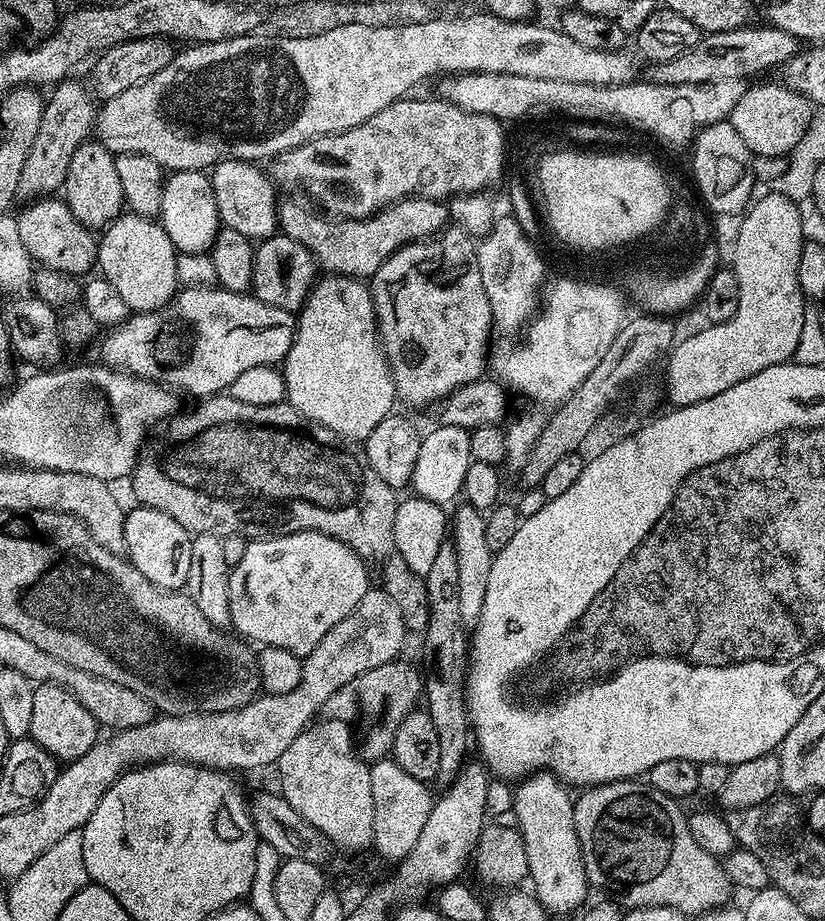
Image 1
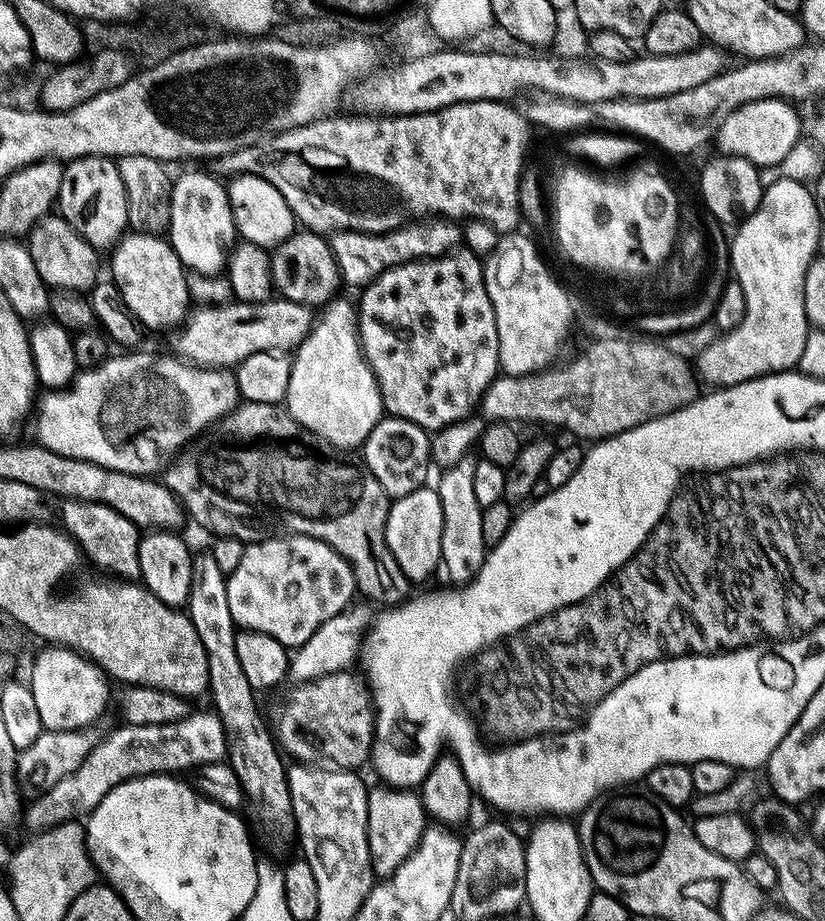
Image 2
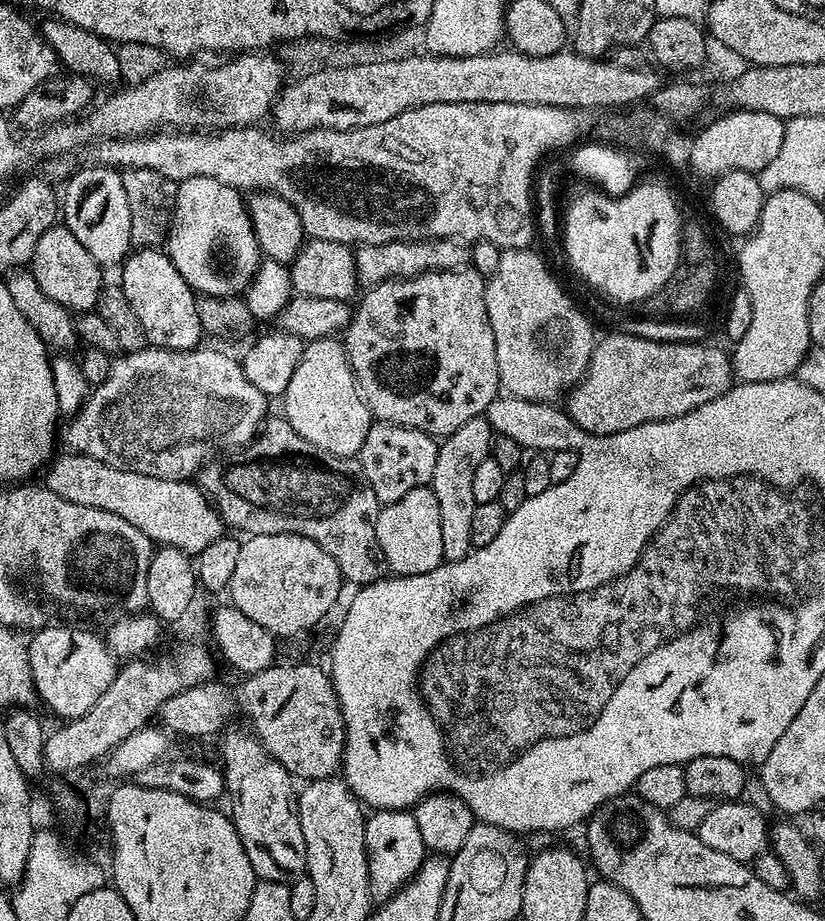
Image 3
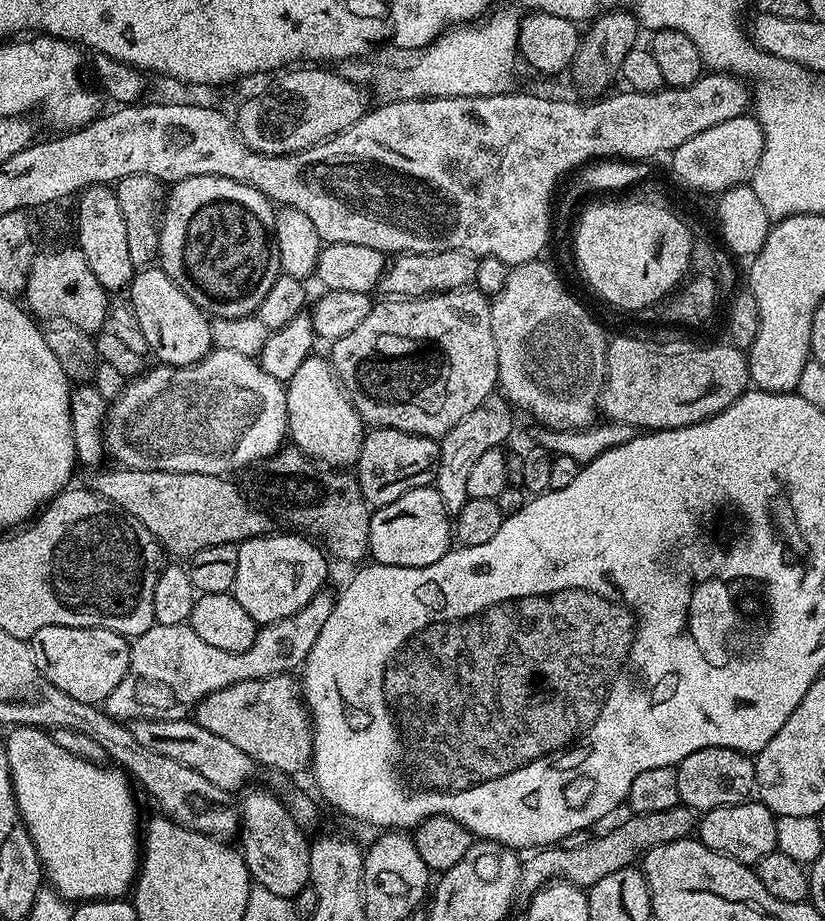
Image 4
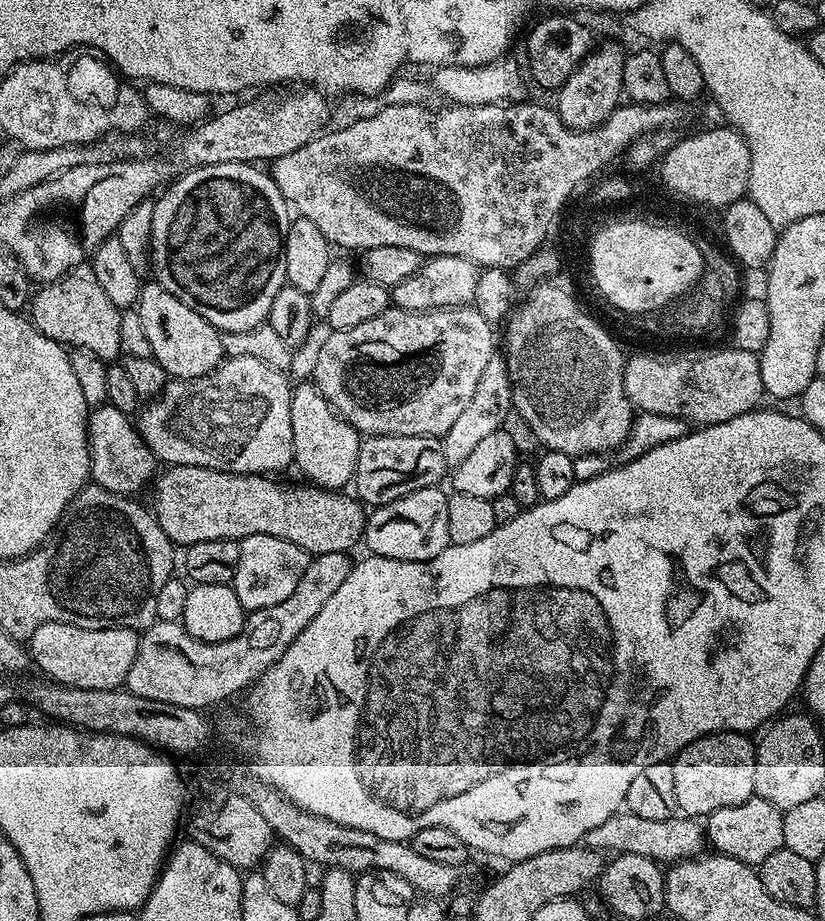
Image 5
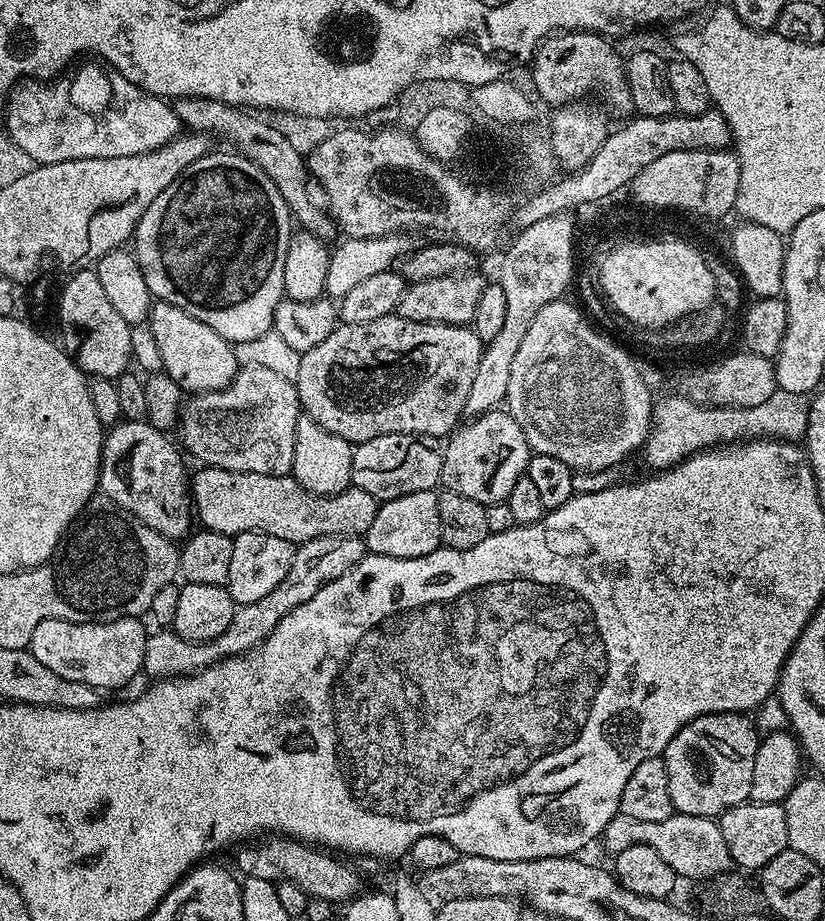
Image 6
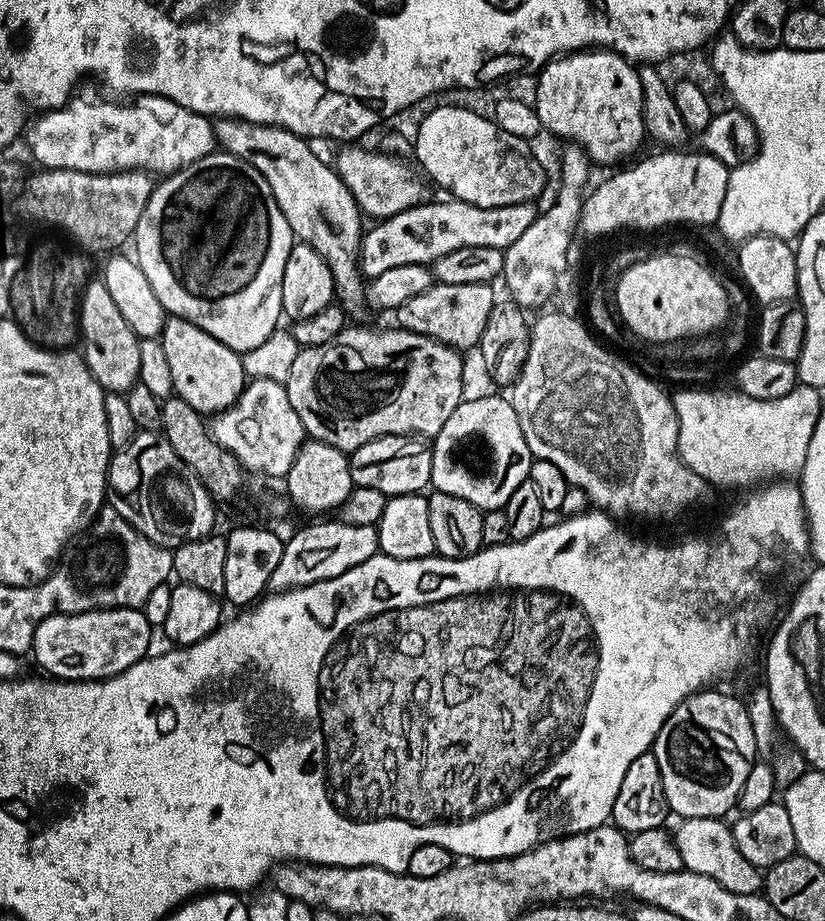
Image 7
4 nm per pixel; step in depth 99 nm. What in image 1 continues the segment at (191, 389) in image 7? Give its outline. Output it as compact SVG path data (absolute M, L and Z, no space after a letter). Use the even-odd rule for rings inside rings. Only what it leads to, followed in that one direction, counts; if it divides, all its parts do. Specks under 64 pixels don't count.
M121 214L99 233L96 245L96 263L98 272L103 279L118 290L118 294L125 300L129 313L156 312L166 306L176 296L180 279L176 273L176 247L170 242L164 225L155 219L145 216Z

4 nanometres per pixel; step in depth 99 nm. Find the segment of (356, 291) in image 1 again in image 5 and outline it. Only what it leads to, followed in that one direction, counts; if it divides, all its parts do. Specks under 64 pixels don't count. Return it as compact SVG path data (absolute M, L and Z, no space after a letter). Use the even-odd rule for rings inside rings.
M315 383L296 384L292 389L292 401L290 402L290 426L294 426L294 450L292 459L295 467L300 467L300 472L305 476L305 481L311 482L318 488L329 490L344 490L353 483L356 475L356 463L358 462L358 450L360 449L361 433L350 426L342 417L336 413L326 402L326 398Z

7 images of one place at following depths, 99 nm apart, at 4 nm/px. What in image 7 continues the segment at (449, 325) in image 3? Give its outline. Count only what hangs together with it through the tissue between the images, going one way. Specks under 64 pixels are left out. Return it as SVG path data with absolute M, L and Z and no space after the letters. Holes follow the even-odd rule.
M346 326L326 346L301 348L286 382L290 406L302 418L305 433L313 440L334 446L346 454L383 436L434 438L446 426L450 414L465 399L464 360L459 351L434 338L414 334L399 326L352 328Z

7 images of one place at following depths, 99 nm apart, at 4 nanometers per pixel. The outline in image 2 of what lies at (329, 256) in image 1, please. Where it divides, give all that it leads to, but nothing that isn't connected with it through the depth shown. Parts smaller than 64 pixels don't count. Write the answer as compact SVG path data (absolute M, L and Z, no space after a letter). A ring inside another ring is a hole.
M428 216L404 224L393 232L334 232L330 243L332 254L338 264L340 279L355 290L377 280L386 270L399 264L409 264L412 260L432 260L435 256L445 256L461 247L464 229L457 221L443 216Z

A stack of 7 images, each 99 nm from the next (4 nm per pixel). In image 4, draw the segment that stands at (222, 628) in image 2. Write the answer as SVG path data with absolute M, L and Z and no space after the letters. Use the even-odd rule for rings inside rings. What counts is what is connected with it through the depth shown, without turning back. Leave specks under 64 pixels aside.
M264 786L247 792L243 793L244 801L238 804L238 841L248 867L248 875L259 887L273 894L295 898L310 884L309 837L304 837L307 836L305 831L298 826L298 822L294 822L290 810L277 793Z

